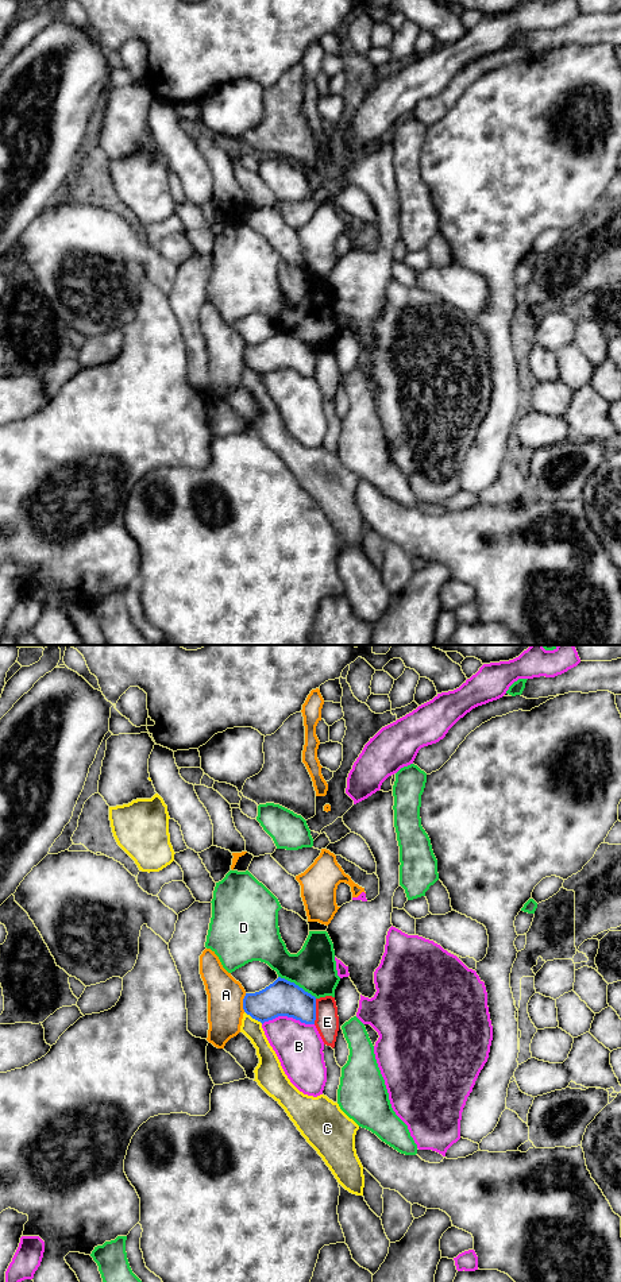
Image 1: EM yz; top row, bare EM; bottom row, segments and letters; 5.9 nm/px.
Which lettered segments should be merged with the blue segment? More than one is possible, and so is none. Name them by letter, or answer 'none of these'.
none of these

